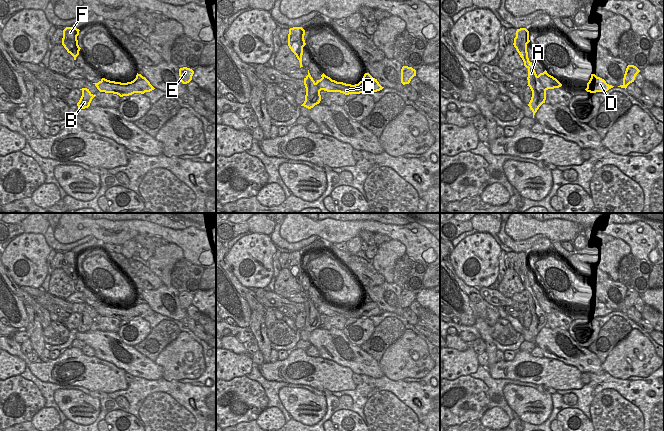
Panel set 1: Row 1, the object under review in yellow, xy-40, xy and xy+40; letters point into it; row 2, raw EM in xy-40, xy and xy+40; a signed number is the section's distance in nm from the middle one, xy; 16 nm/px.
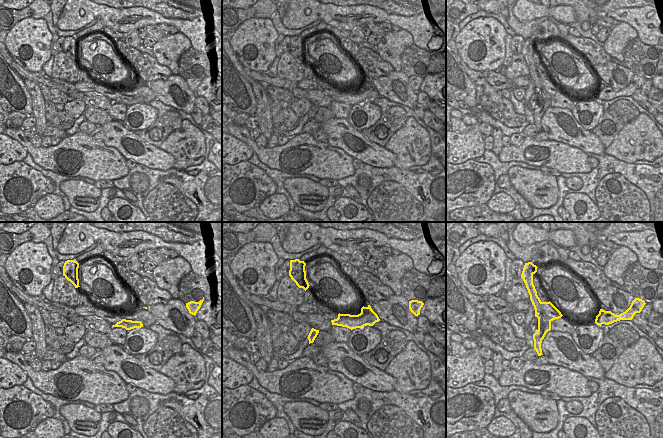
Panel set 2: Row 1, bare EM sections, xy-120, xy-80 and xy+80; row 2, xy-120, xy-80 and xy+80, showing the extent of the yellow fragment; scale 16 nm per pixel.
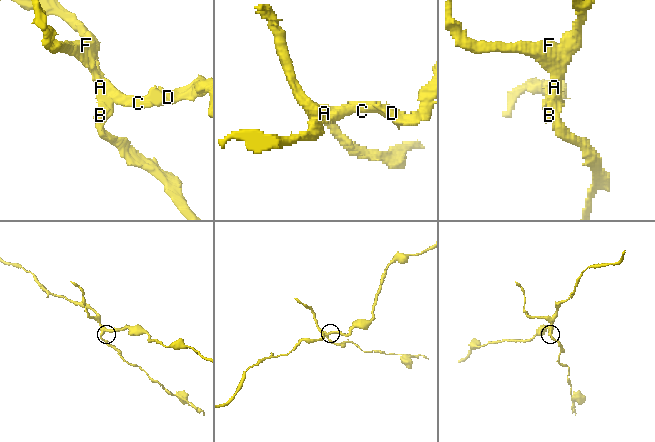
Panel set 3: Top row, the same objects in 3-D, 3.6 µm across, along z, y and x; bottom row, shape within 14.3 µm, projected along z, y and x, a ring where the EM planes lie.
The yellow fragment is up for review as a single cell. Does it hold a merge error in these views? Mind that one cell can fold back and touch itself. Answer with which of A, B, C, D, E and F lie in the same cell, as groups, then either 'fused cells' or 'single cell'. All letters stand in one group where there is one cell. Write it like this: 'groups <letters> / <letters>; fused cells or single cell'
groups A B F / C D E; fused cells

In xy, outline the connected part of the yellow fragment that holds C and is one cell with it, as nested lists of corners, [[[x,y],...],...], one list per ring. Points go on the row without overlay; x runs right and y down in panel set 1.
[[[324,297],[321,299],[321,303],[317,304],[316,308],[320,314],[327,316],[340,316],[345,319],[370,317],[382,314],[382,311],[377,303],[373,302],[369,297],[365,297],[363,304],[358,308],[351,309],[343,306],[337,306],[326,300]]]

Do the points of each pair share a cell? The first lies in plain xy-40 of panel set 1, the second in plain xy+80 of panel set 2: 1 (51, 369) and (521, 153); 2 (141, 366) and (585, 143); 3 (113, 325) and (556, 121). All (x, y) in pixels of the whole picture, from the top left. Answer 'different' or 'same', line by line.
1: same
2: same
3: different

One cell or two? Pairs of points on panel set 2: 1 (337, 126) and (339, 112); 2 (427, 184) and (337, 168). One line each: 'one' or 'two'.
1: two
2: two

